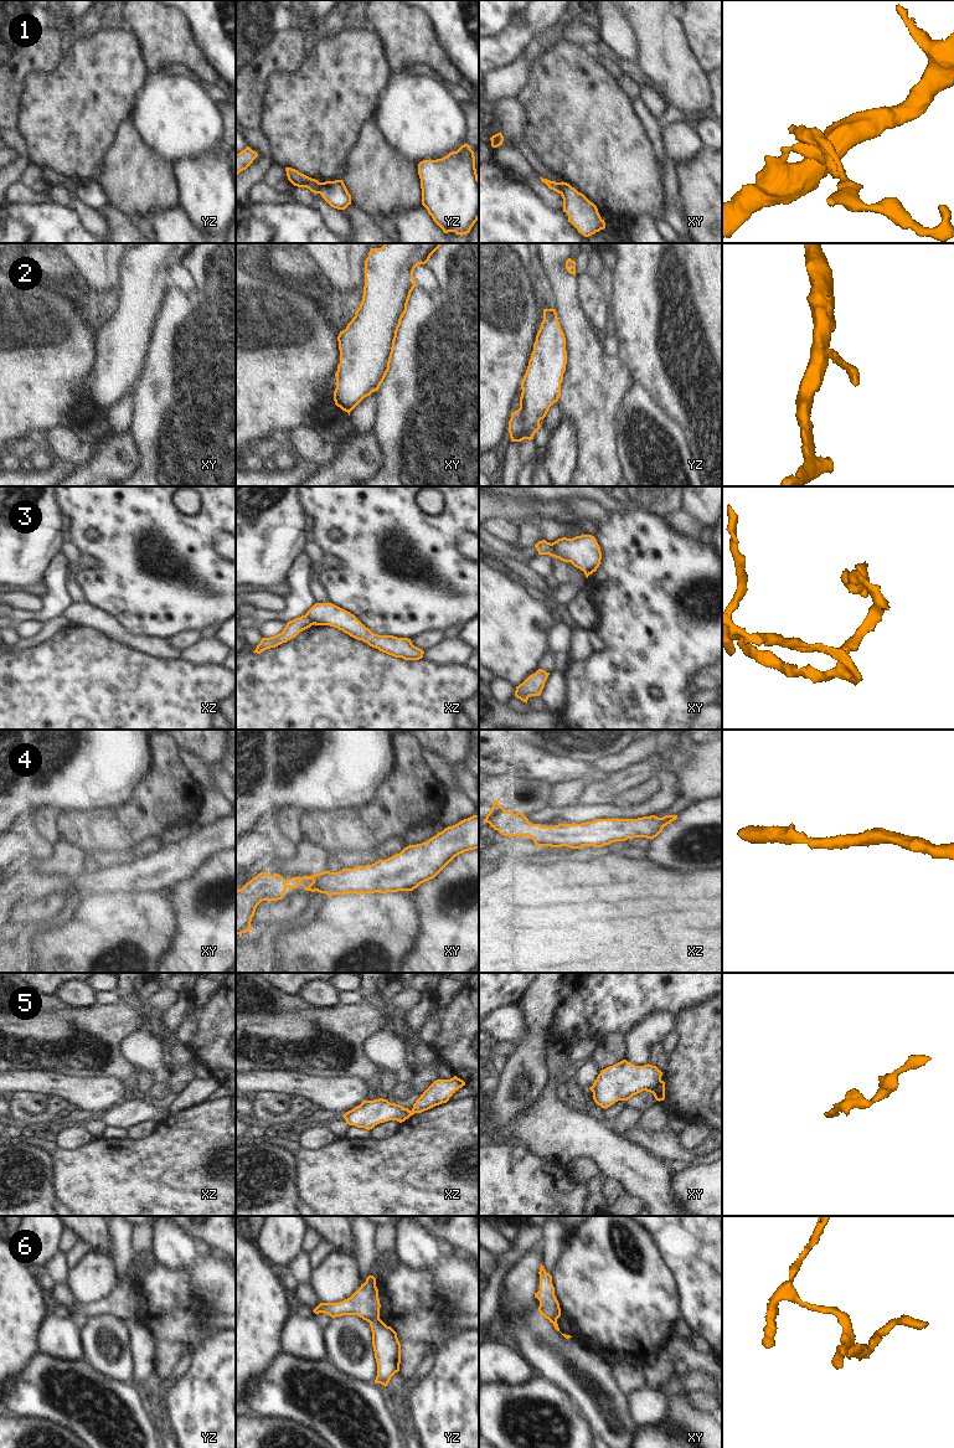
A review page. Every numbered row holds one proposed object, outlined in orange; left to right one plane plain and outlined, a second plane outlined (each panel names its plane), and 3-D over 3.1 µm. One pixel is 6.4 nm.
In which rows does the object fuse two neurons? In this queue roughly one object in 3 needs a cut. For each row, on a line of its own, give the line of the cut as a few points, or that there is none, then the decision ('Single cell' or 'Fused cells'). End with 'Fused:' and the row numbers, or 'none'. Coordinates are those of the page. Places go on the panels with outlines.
1: Split along yz (319, 183), (320, 192). Fused cells
2: No split. Single cell
3: Split along xy (551, 544), (552, 555). Fused cells
4: No split. Single cell
5: Split along xy (661, 1081), (651, 1092). Fused cells
6: Split along yz (378, 1317), (374, 1317), (369, 1322). Fused cells
Fused: 1, 3, 5, 6.

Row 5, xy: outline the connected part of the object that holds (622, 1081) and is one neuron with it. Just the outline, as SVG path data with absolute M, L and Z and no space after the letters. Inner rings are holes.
M623 1060L602 1070L589 1089L594 1102L605 1109L643 1091L653 1093L661 1082L661 1076L662 1072L656 1066L635 1066Z

